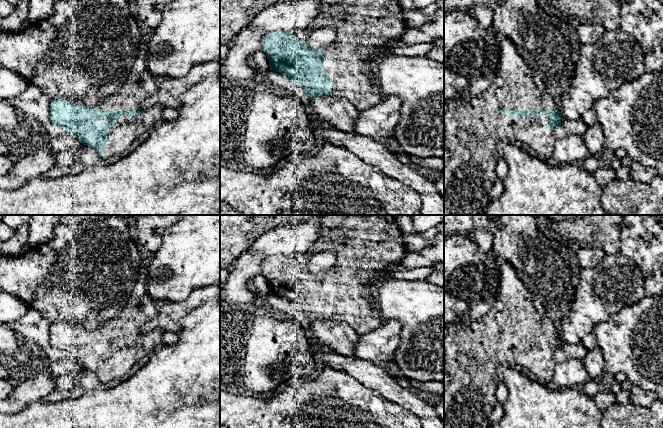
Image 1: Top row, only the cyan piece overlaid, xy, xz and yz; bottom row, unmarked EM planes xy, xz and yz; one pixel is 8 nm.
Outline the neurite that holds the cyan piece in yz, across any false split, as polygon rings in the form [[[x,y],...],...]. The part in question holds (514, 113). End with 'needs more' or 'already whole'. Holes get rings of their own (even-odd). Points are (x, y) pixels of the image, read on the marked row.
[[[501,37],[499,39],[500,47],[500,60],[492,85],[483,93],[480,97],[474,97],[470,100],[457,97],[454,100],[447,102],[448,110],[444,114],[444,147],[449,150],[449,159],[444,164],[444,215],[483,215],[485,209],[490,203],[490,192],[497,178],[495,173],[495,167],[498,157],[497,142],[502,139],[506,139],[509,143],[516,144],[523,150],[530,153],[532,156],[543,160],[545,162],[552,162],[553,160],[553,148],[556,143],[556,139],[553,136],[553,129],[561,122],[561,114],[558,110],[557,103],[546,92],[539,89],[535,84],[533,77],[528,71],[528,67],[521,55],[519,54],[516,45],[507,37]]]; needs more

